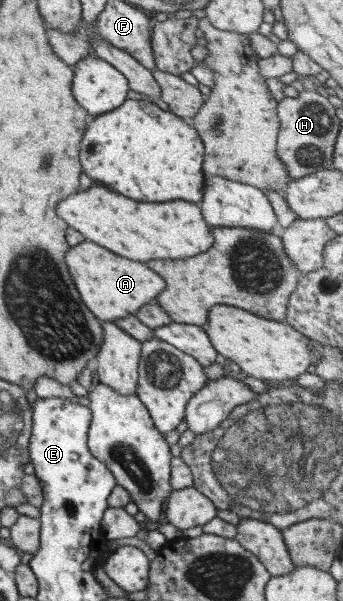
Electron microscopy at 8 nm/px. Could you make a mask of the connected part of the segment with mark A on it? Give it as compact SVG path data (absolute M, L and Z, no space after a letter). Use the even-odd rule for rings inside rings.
M83 241L71 247L65 253L65 265L69 269L71 281L81 301L100 321L111 322L133 315L135 309L151 301L165 287L163 279L155 275L151 269L147 269L145 265L117 257L109 253L107 249L101 249L99 245L93 245L89 241Z

